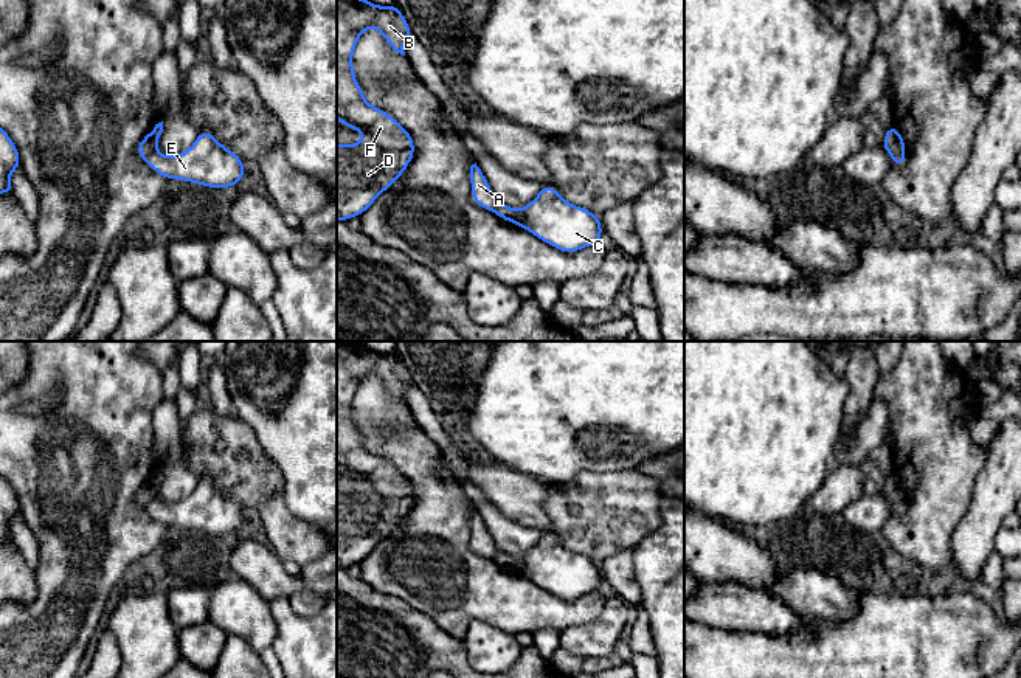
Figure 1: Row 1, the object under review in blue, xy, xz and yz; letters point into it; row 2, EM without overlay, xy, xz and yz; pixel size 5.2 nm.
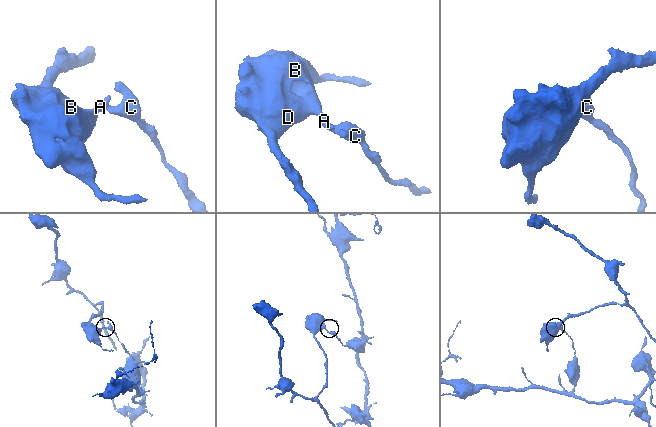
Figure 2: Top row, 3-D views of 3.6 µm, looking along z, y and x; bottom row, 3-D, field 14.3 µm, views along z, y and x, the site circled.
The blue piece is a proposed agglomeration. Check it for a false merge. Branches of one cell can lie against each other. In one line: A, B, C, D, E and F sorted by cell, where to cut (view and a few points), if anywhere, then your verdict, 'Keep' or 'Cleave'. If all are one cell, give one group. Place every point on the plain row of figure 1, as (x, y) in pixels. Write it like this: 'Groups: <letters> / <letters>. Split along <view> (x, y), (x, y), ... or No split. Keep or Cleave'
Groups: A B D F / C E. Split along xy (155, 497), (145, 506). Cleave

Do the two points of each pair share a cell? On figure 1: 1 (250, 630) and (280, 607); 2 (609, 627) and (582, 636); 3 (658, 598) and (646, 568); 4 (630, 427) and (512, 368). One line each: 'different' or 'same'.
1: different
2: same
3: same
4: same

